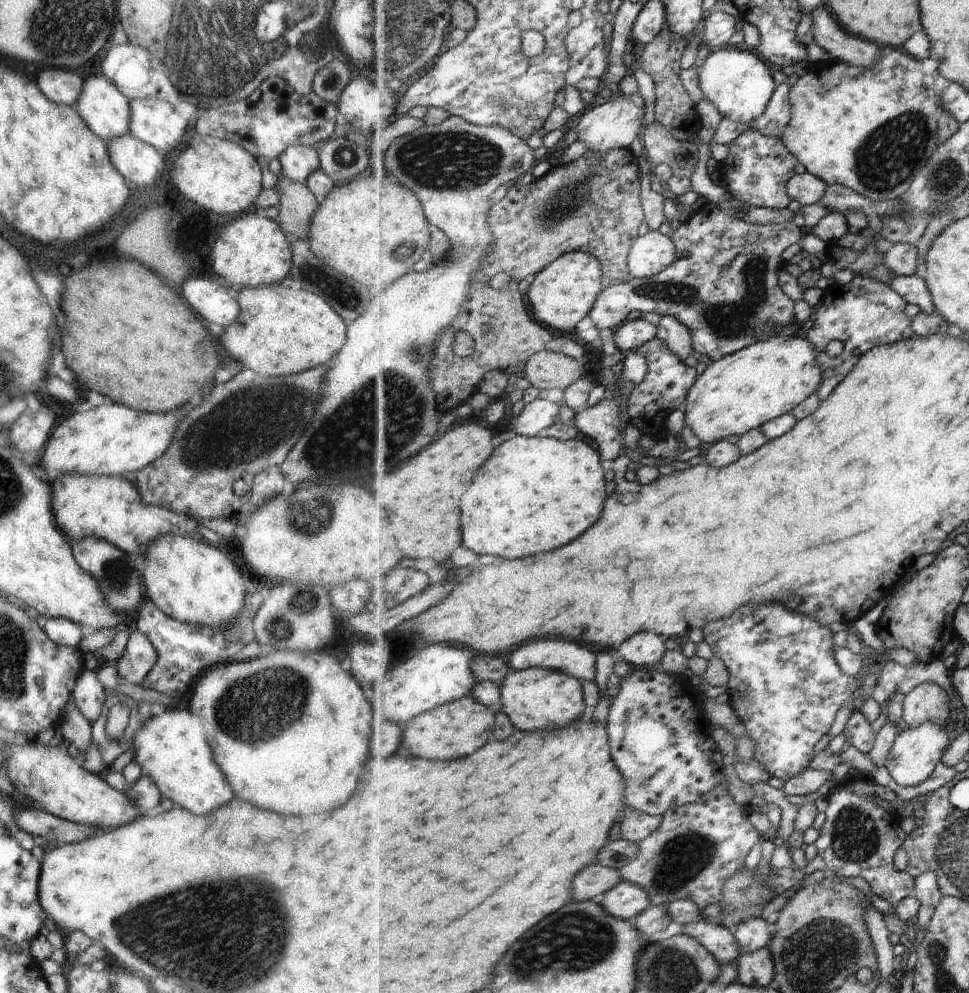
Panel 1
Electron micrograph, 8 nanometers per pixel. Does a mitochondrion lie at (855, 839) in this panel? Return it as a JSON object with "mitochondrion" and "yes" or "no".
{"mitochondrion":"yes"}

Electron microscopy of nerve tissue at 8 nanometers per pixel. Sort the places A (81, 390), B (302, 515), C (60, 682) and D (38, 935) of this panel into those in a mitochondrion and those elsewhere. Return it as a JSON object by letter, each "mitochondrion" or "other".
{"A":"other","B":"mitochondrion","C":"other","D":"other"}

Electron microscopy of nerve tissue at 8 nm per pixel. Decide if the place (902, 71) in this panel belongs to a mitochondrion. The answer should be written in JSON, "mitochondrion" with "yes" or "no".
{"mitochondrion":"no"}

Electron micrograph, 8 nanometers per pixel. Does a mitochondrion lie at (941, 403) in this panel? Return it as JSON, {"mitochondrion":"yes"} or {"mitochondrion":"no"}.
{"mitochondrion":"no"}

